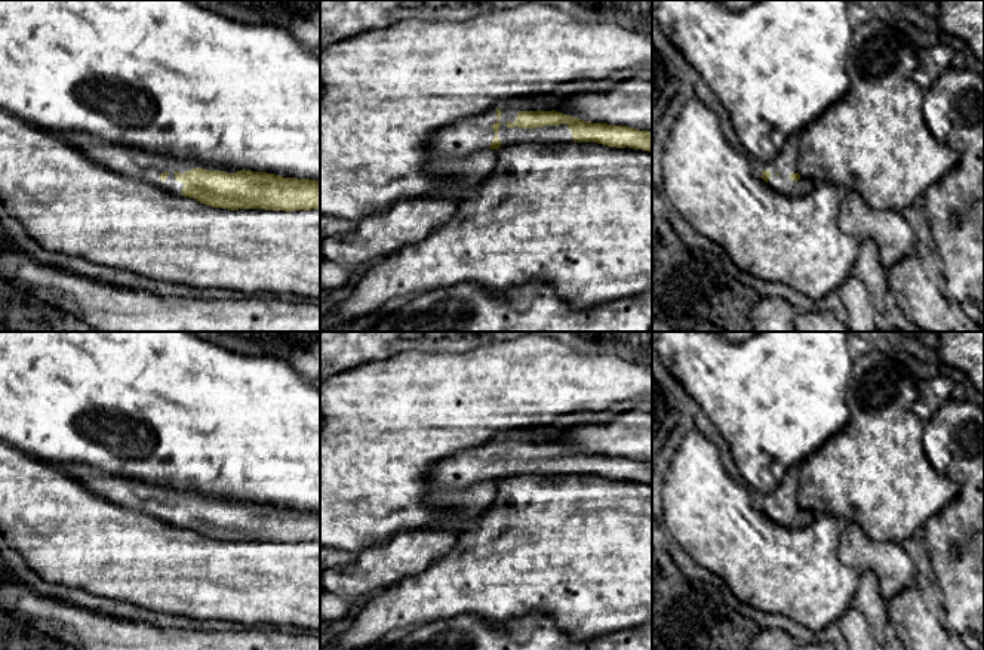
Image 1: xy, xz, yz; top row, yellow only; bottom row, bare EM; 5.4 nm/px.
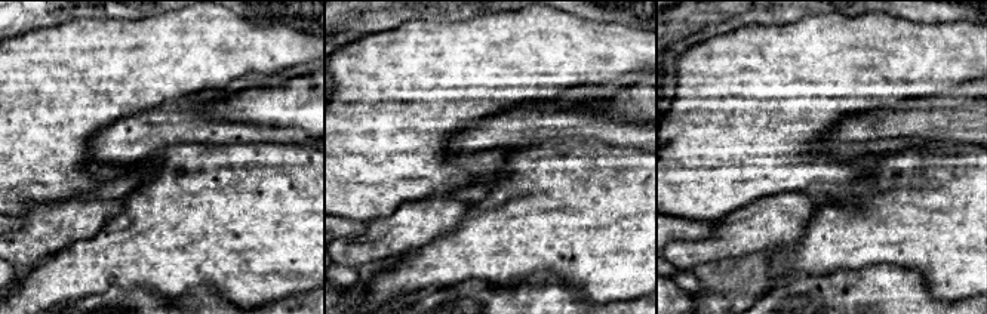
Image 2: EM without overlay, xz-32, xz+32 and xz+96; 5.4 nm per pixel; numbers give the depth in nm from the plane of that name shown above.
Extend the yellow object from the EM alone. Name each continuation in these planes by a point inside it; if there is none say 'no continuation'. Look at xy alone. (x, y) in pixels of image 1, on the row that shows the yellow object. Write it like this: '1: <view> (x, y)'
1: xy (137, 163)

